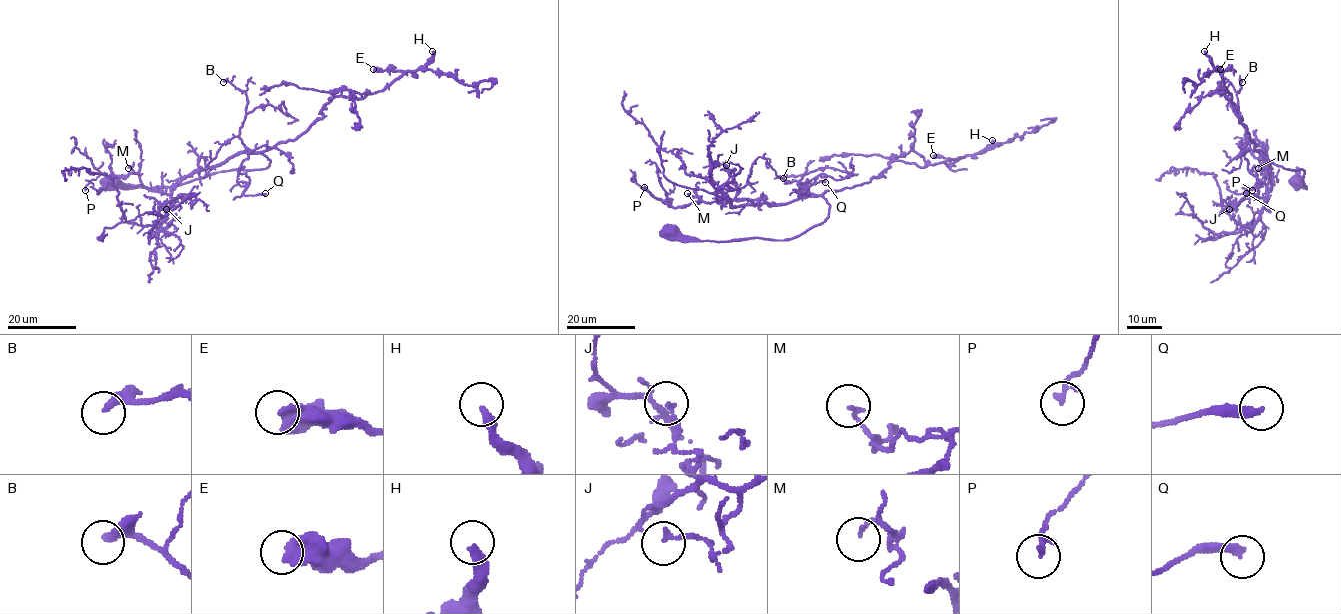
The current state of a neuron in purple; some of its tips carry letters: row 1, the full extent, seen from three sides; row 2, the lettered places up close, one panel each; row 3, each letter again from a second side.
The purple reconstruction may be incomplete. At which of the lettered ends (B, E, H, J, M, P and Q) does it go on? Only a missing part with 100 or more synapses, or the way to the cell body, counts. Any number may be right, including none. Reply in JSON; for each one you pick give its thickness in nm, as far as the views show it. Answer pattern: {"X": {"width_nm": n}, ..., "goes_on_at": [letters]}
{"H": {"width_nm": 320}, "goes_on_at": ["H"]}

